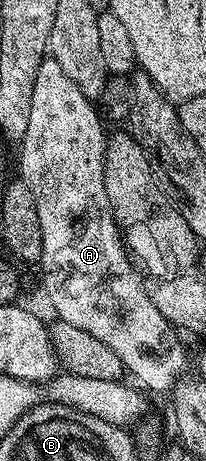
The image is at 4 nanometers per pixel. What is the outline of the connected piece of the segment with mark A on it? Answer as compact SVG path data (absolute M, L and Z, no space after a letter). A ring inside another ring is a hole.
M52 58L42 60L37 73L35 74L35 82L33 83L33 93L31 94L31 114L27 118L27 134L19 141L21 148L21 172L20 179L27 182L27 186L31 186L31 190L35 194L35 202L39 210L39 226L43 230L43 246L41 247L41 258L39 267L45 271L45 288L49 291L49 300L53 303L53 308L57 311L56 319L63 324L71 326L79 326L79 330L87 330L87 334L91 334L94 338L99 338L99 342L111 346L111 350L115 350L115 354L119 354L122 365L130 372L138 376L141 380L146 380L151 387L157 392L172 393L174 386L179 379L177 368L181 368L185 364L185 348L181 345L181 340L176 336L178 333L169 321L165 320L159 310L152 304L146 285L137 278L133 273L133 268L129 265L129 256L125 253L126 241L123 239L116 220L109 210L109 199L107 198L107 190L103 182L103 174L105 173L105 141L106 133L101 133L102 117L99 115L99 108L90 97L83 94L83 90L75 83L75 81L62 70L61 64Z

